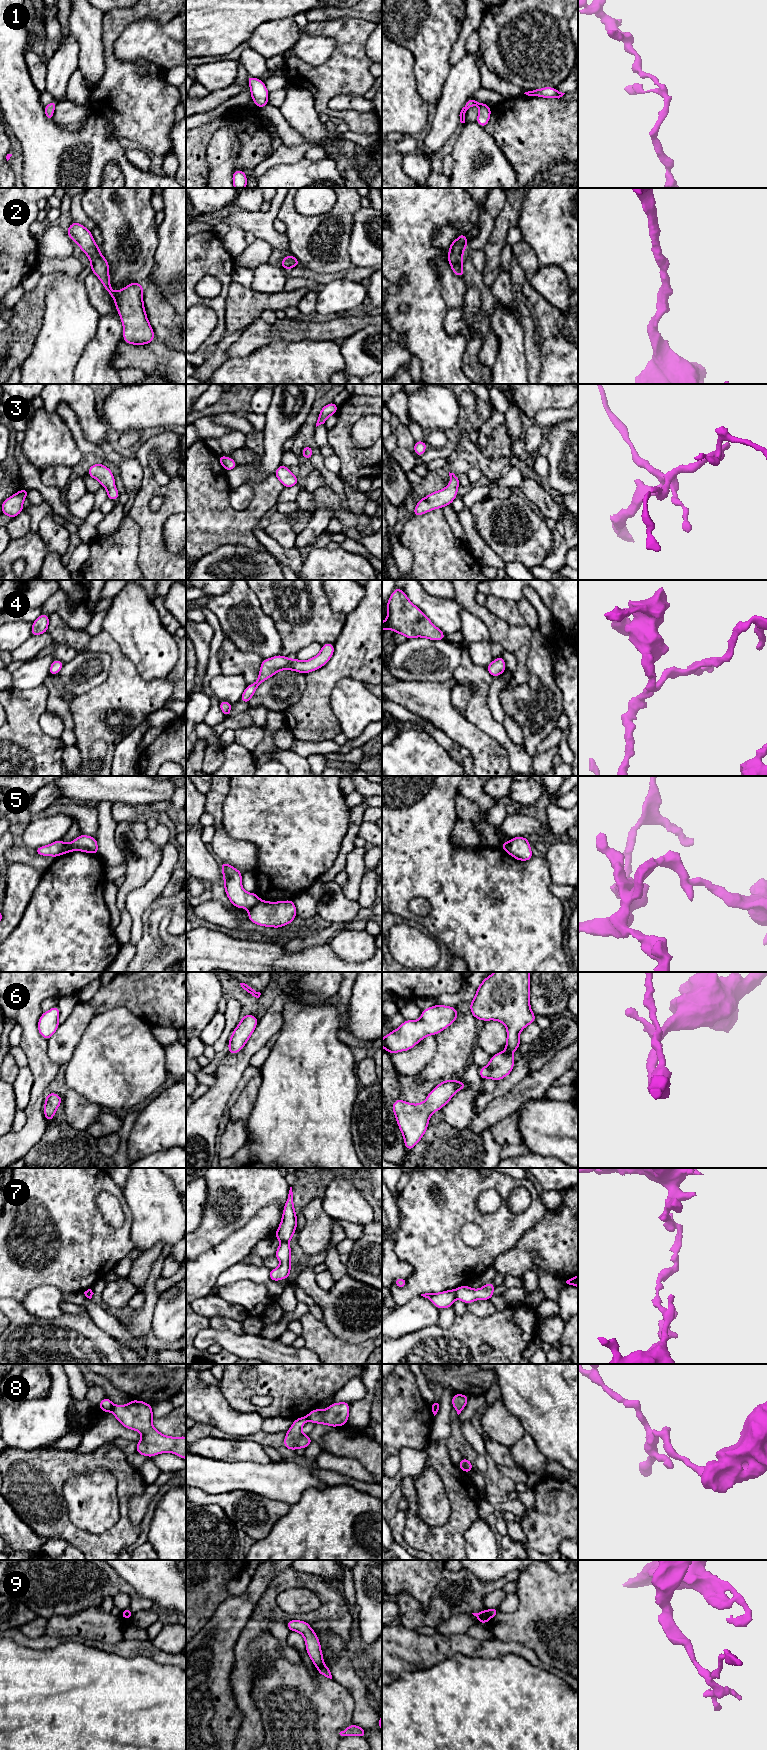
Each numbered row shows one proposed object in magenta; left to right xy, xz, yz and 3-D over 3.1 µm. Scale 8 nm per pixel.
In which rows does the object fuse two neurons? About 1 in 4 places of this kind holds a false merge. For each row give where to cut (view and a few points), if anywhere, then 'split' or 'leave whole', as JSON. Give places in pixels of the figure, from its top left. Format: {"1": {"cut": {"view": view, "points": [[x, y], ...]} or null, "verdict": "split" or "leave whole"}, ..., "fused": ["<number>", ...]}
{"1": {"cut": null, "verdict": "leave whole"}, "2": {"cut": null, "verdict": "leave whole"}, "3": {"cut": null, "verdict": "leave whole"}, "4": {"cut": null, "verdict": "leave whole"}, "5": {"cut": {"view": "xz", "points": [[261, 900], [248, 908]]}, "verdict": "split"}, "6": {"cut": null, "verdict": "leave whole"}, "7": {"cut": {"view": "yz", "points": [[454, 1290], [456, 1297]]}, "verdict": "split"}, "8": {"cut": {"view": "xy", "points": [[114, 1405], [110, 1410]]}, "verdict": "split"}, "9": {"cut": {"view": "yz", "points": [[486, 1610], [490, 1617]]}, "verdict": "split"}, "fused": ["5", "7", "8", "9"]}

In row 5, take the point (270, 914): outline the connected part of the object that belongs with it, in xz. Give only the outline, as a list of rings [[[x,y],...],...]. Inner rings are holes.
[[[261,900],[248,911],[248,918],[251,922],[275,928],[290,924],[296,916],[296,906],[293,900],[279,902]]]

